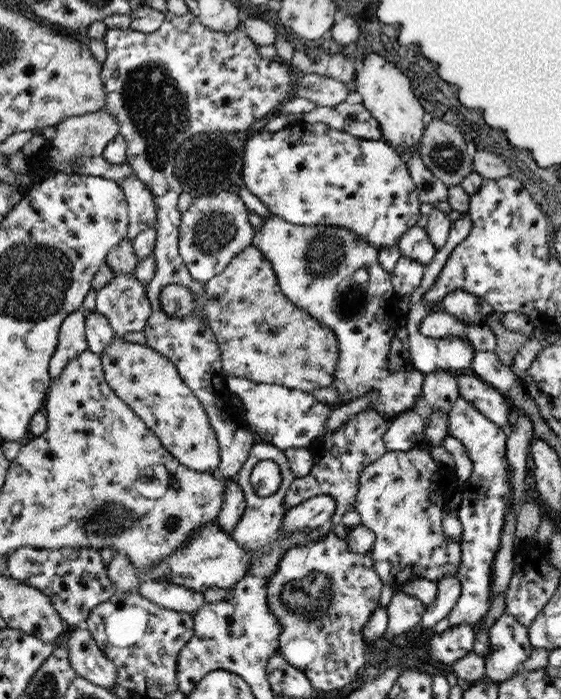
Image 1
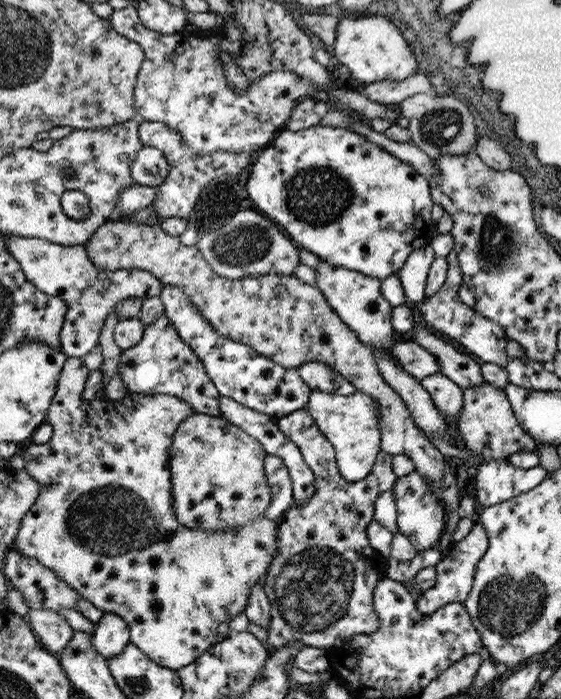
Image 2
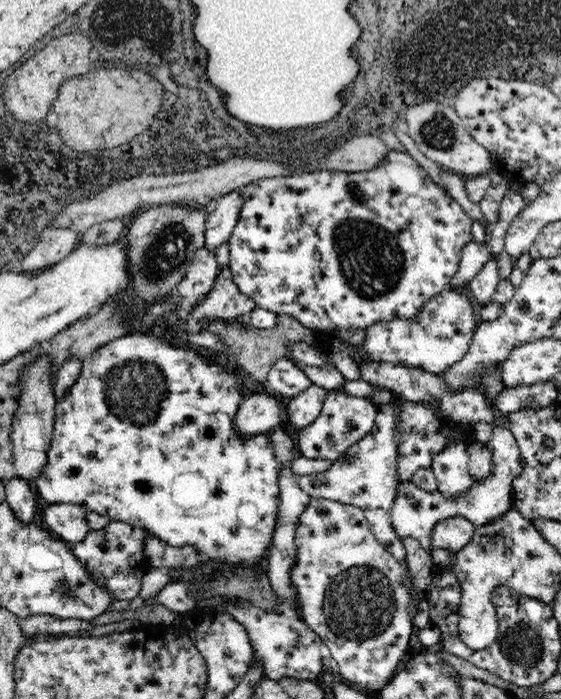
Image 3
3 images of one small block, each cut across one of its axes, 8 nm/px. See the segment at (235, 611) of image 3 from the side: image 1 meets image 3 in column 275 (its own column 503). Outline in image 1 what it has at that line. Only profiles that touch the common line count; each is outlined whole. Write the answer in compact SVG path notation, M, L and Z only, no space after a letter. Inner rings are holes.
M501 614L489 628L491 656L487 658L487 682L505 682L513 674L525 670L525 660L531 654L527 628L517 624L507 614Z

